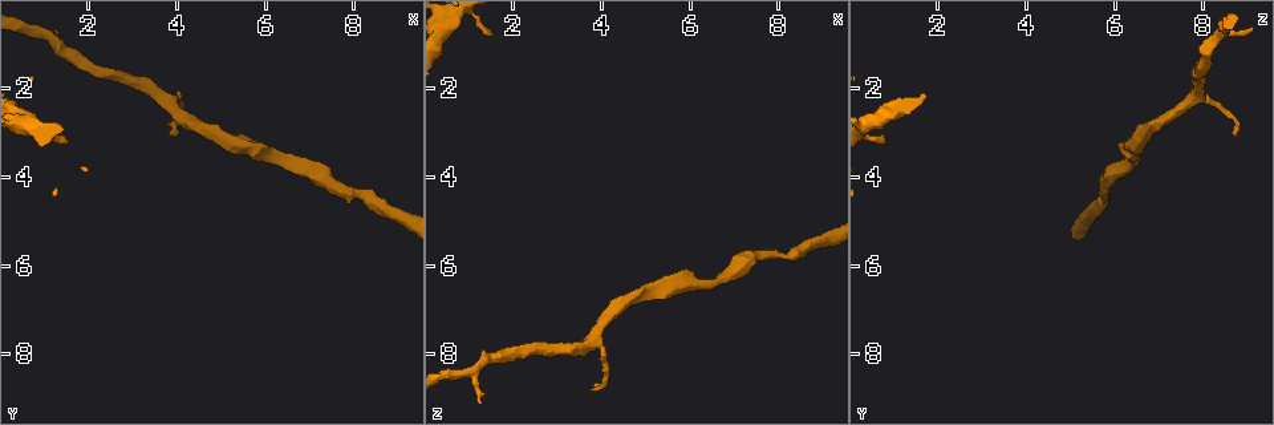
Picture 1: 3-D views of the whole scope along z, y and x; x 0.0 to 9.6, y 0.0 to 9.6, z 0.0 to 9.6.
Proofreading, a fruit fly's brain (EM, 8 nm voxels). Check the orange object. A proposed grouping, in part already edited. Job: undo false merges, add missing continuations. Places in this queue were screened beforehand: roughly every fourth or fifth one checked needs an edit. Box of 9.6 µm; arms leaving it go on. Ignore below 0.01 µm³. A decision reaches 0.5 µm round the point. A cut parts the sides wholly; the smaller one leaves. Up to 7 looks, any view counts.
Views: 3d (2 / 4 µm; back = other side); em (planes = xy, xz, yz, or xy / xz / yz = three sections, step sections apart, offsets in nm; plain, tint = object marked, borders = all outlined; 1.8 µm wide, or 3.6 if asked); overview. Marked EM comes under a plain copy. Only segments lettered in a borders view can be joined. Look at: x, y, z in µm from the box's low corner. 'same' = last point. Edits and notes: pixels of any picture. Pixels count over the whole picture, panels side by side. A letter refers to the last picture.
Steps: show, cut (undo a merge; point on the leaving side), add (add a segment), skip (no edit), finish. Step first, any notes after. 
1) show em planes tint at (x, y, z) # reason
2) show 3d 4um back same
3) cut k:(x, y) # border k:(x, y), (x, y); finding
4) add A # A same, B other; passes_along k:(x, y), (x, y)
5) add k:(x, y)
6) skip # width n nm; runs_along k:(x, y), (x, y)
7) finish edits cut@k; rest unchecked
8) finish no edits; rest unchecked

show em 3.6um planes borders at (1.50, 3.20, 0.80) # branch stops here

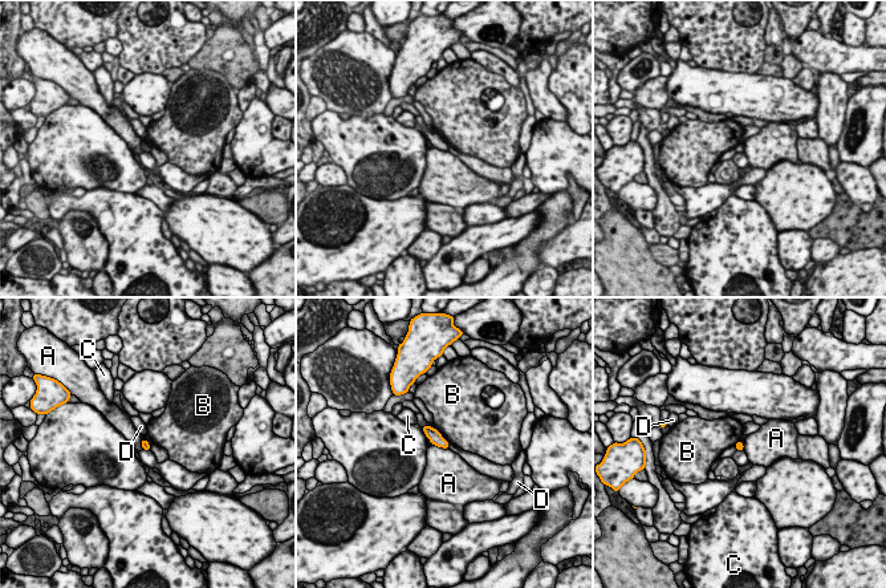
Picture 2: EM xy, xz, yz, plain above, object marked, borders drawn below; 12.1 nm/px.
skip # A other, B other, C other, D other; none of them fits

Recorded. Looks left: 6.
show em 3.6um yz step 4 tint at (1.25, 0.65, 9.10) # free end

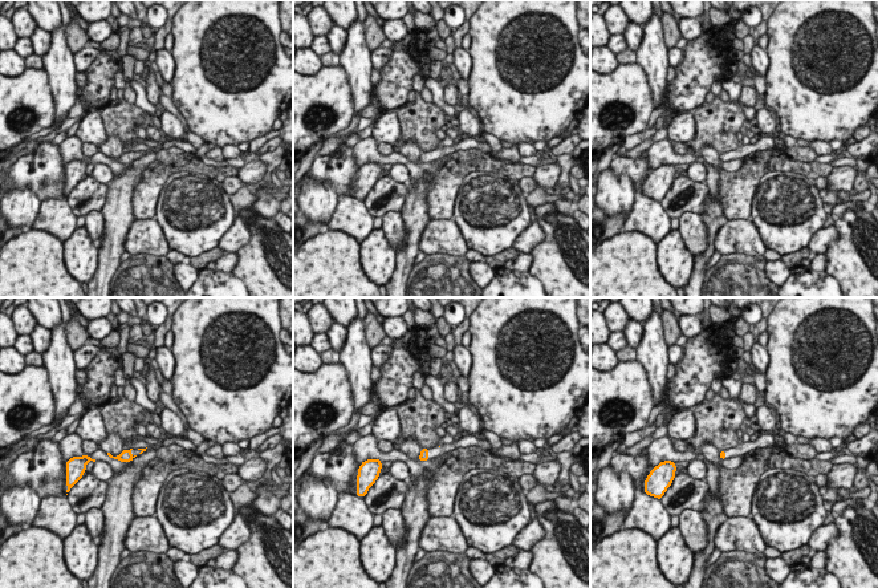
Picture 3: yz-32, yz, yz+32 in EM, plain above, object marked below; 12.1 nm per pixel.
show em 3.6um planes borders same # cut it another way

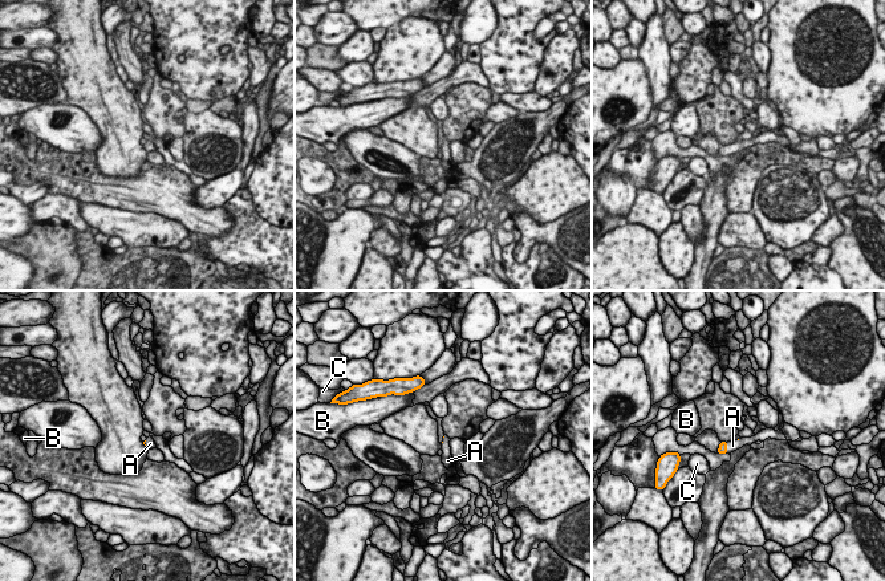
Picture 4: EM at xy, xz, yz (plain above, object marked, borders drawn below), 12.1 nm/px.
add A # A same, B other, C other; the neuron continues

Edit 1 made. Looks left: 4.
finish edits add@4; rest unchecked

